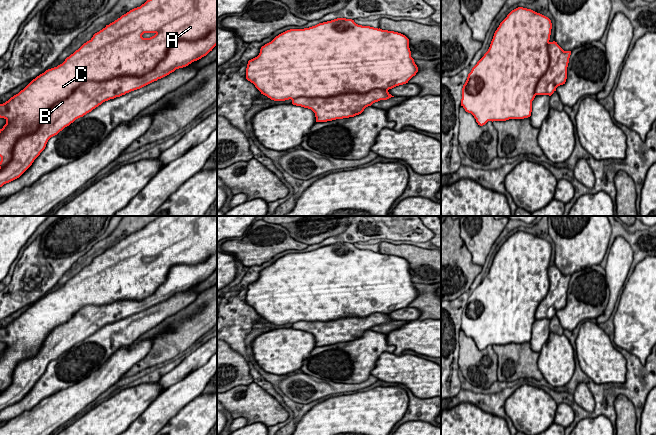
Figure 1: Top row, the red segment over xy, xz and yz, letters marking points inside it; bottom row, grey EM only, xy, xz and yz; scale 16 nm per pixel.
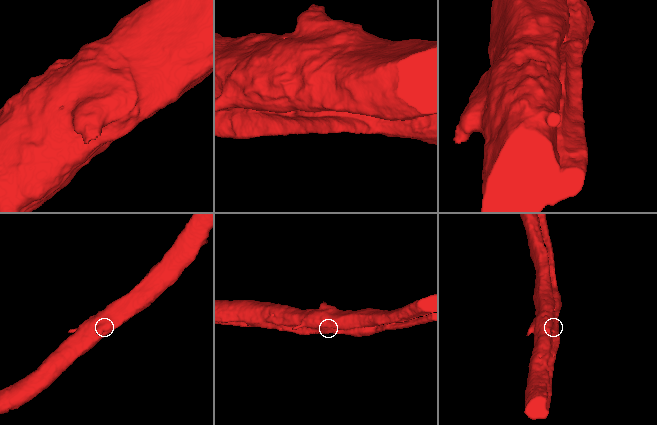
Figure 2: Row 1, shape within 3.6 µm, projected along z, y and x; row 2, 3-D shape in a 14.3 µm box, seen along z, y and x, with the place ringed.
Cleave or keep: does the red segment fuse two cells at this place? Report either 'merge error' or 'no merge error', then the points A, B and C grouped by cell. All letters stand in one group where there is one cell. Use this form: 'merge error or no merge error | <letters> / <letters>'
merge error | A C / B

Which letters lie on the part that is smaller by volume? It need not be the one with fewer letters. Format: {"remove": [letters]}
{"remove": ["B"]}

